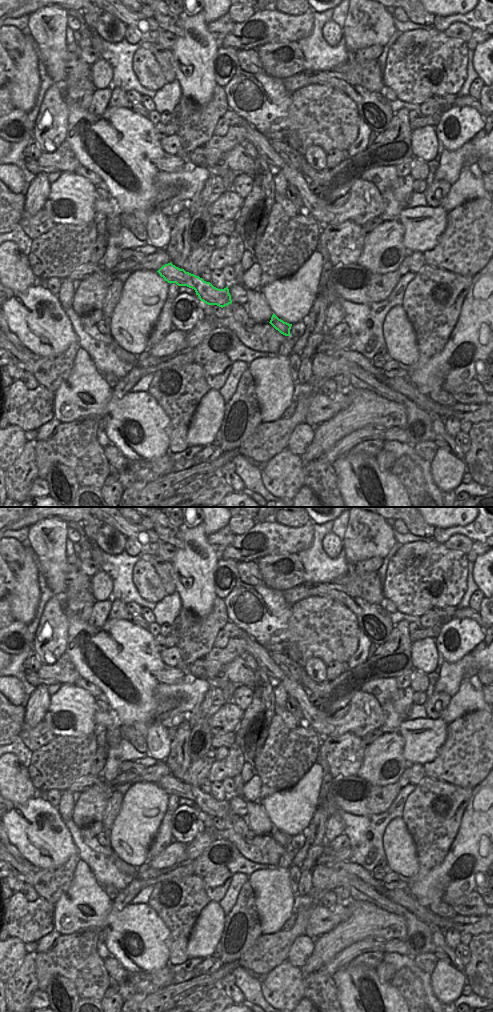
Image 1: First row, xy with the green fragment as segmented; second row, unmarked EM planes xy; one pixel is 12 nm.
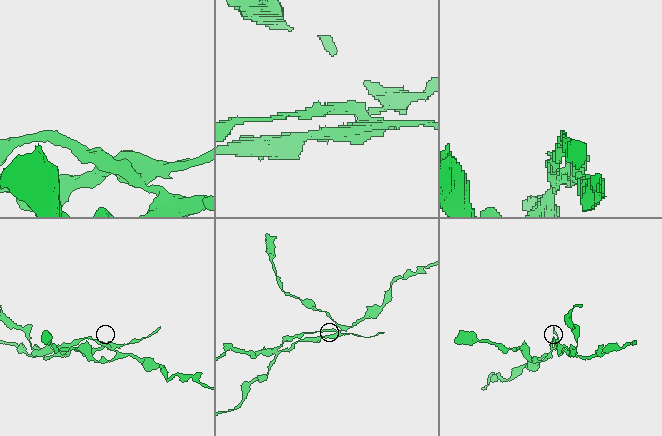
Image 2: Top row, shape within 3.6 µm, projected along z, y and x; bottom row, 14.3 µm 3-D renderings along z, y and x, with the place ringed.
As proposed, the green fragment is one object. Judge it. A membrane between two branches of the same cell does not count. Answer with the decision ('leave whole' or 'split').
split

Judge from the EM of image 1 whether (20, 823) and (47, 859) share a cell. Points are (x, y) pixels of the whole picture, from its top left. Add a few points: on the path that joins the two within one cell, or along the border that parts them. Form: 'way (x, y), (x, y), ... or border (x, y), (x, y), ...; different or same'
way (30, 833), (39, 842), (39, 853); same

